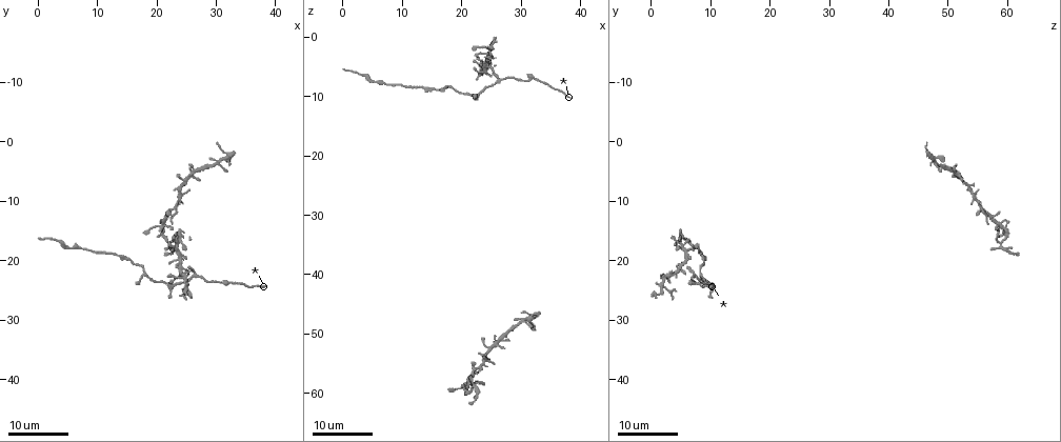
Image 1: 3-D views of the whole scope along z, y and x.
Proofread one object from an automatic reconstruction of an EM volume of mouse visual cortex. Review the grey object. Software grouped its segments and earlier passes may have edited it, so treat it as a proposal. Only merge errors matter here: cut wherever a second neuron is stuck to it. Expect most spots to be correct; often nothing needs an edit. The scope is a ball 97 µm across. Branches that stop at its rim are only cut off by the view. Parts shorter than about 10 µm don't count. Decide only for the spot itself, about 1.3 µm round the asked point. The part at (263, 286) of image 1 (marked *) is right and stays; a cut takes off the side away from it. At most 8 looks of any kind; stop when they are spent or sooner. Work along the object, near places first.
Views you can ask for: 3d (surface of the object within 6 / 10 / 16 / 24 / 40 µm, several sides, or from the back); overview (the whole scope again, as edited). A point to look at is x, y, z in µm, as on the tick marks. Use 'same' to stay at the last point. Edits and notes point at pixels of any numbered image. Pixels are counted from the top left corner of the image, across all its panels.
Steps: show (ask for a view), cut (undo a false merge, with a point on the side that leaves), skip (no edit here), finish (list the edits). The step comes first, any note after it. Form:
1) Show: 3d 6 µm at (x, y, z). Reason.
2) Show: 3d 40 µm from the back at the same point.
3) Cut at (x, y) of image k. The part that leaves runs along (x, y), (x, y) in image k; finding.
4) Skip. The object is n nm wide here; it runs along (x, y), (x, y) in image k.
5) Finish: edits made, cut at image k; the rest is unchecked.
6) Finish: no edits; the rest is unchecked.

Show: 3d 24 µm at (26.5, 22.0, 7.5). Arms part here.

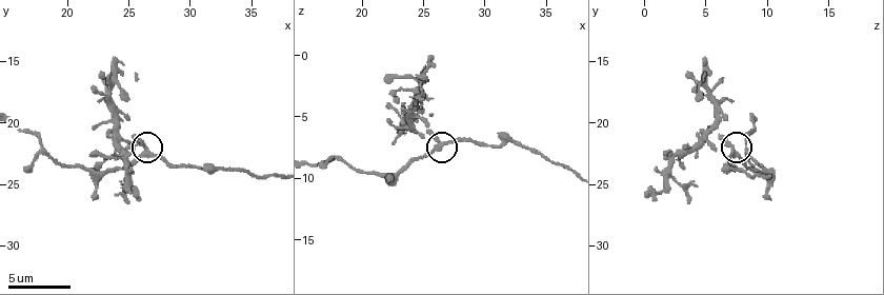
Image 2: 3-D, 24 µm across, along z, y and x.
Show: 3d 6 µm at (26.2, 22.6, 7.6).

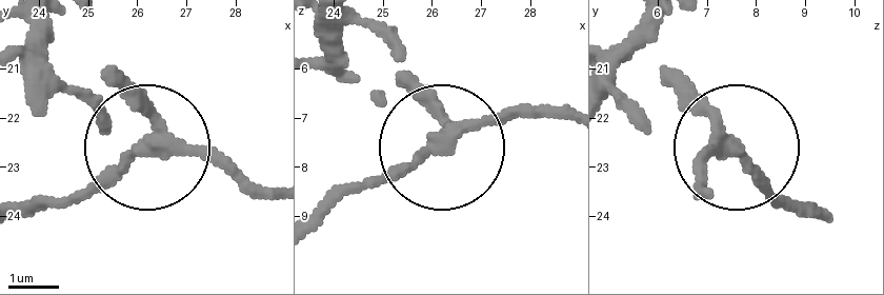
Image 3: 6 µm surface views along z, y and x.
Skip. The object is 250 nm wide here; continuous, no second neuron.

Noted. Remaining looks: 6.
Show: 3d 10 µm at (17.8, 21.8, 8.0). A narrow waist.

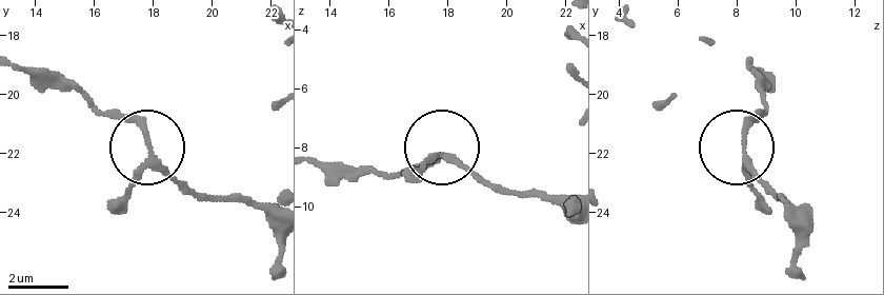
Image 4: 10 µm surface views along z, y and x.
Skip. It runs along (787, 207), (744, 145), (764, 87) in image 4; continuous, no second neuron.

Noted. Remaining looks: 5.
Show: 3d 16 µm at (21.0, 15.5, 59.5). Three arms meet.

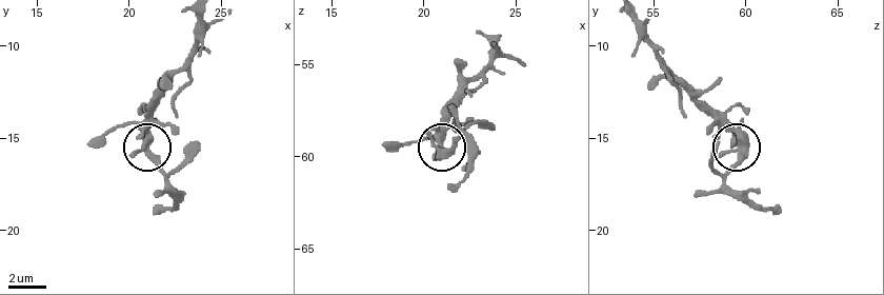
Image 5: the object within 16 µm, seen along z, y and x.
Show: 3d 6 µm at (20.9, 15.6, 59.9). Zoom in.

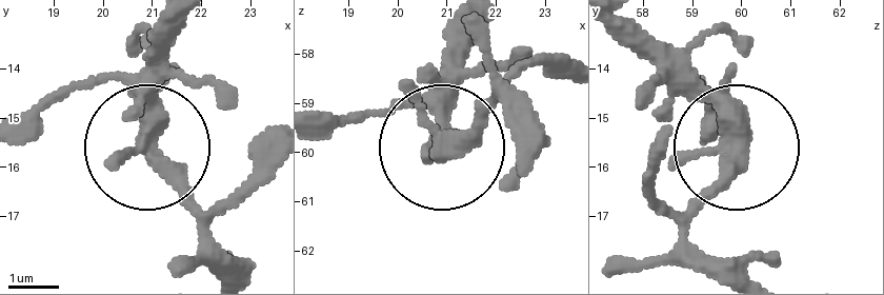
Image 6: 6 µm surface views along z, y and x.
Skip. 3 arms meet here; it runs along (623, 22), (711, 110), (737, 160), (678, 244) in image 6; continuous, no second neuron.

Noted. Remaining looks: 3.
Show: 3d 24 µm at (22.5, 11.5, 56.0). Two arms in line, one across.

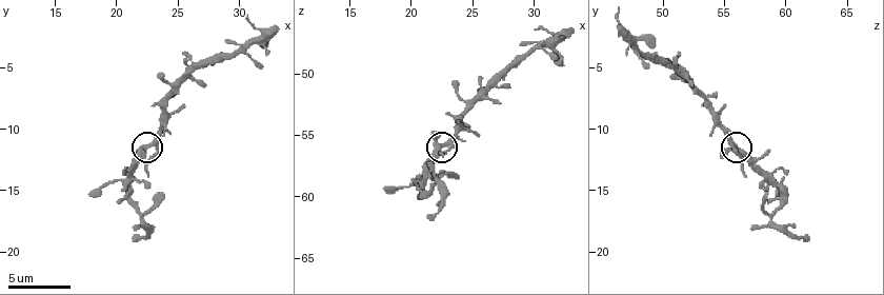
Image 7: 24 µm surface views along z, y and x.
Show: 3d 6 µm at (22.4, 11.4, 55.8).

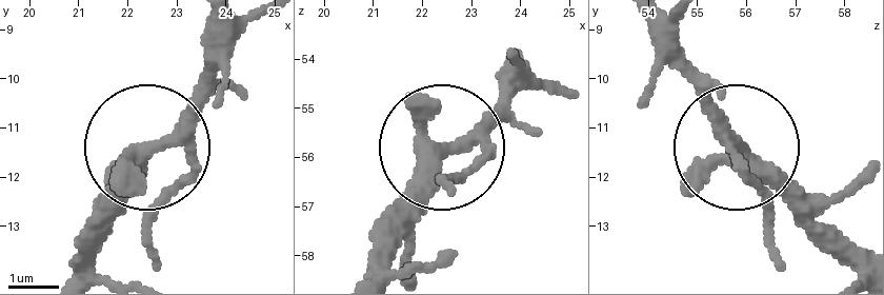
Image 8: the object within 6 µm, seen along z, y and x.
Skip. 3 arms meet here; all the same neuron.

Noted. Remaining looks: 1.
Finish: no edits; the rest is unchecked.

